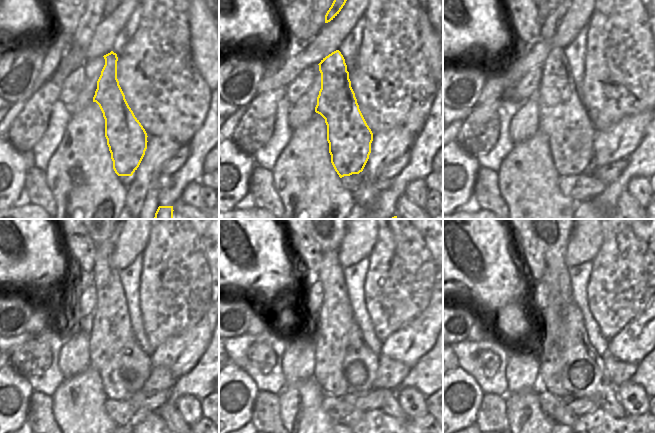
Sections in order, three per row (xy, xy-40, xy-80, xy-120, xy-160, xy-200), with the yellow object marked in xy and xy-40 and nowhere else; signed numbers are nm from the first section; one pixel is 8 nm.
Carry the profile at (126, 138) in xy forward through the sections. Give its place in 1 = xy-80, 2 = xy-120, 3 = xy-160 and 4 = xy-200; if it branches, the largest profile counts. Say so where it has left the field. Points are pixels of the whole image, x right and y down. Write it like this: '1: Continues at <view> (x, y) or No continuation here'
1: Continues at xy-80 (563, 118)
2: Continues at xy-120 (111, 338)
3: Continues at xy-160 (330, 327)
4: Continues at xy-200 (550, 337).

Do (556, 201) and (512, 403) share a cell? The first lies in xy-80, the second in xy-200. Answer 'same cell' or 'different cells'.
same cell

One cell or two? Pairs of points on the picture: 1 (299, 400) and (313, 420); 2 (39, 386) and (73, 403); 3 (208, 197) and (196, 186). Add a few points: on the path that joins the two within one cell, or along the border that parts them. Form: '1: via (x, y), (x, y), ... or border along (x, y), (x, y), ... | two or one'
1: via (300, 405), (308, 415) | one
2: border along (65, 378), (51, 396) | two
3: border along (202, 186), (201, 198), (208, 208) | two

